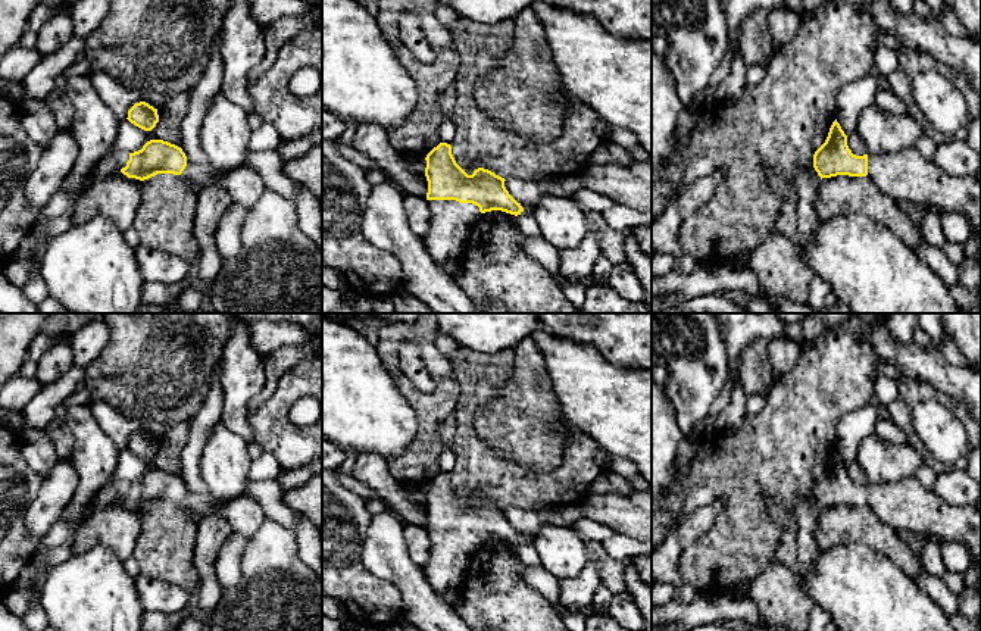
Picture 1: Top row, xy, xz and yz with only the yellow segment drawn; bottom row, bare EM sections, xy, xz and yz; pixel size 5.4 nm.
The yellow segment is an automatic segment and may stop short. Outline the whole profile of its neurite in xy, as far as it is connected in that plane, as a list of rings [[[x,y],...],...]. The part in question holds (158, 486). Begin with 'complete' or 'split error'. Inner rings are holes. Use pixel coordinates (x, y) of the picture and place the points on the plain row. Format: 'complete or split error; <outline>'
split error; [[[150,469],[141,480],[110,481],[97,496],[96,507],[122,505],[140,510],[157,503],[181,505],[187,496],[187,485],[181,477],[163,469]]]

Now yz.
split error; [[[837,449],[832,452],[825,472],[813,484],[813,497],[822,507],[837,505],[869,506],[890,528],[909,530],[932,535],[941,543],[956,541],[968,547],[972,562],[981,562],[981,512],[977,506],[950,505],[922,487],[915,477],[882,485],[856,485],[847,475],[847,465]]]

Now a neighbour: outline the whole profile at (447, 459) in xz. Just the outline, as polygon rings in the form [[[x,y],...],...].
[[[452,447],[446,449],[440,456],[440,472],[450,474],[453,471],[453,468],[454,468],[454,463],[456,463],[454,450]]]

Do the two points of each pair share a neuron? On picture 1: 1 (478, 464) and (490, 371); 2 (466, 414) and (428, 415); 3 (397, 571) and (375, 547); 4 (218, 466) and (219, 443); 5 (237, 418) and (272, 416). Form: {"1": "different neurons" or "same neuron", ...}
{"1": "same neuron", "2": "different neurons", "3": "same neuron", "4": "same neuron", "5": "different neurons"}

